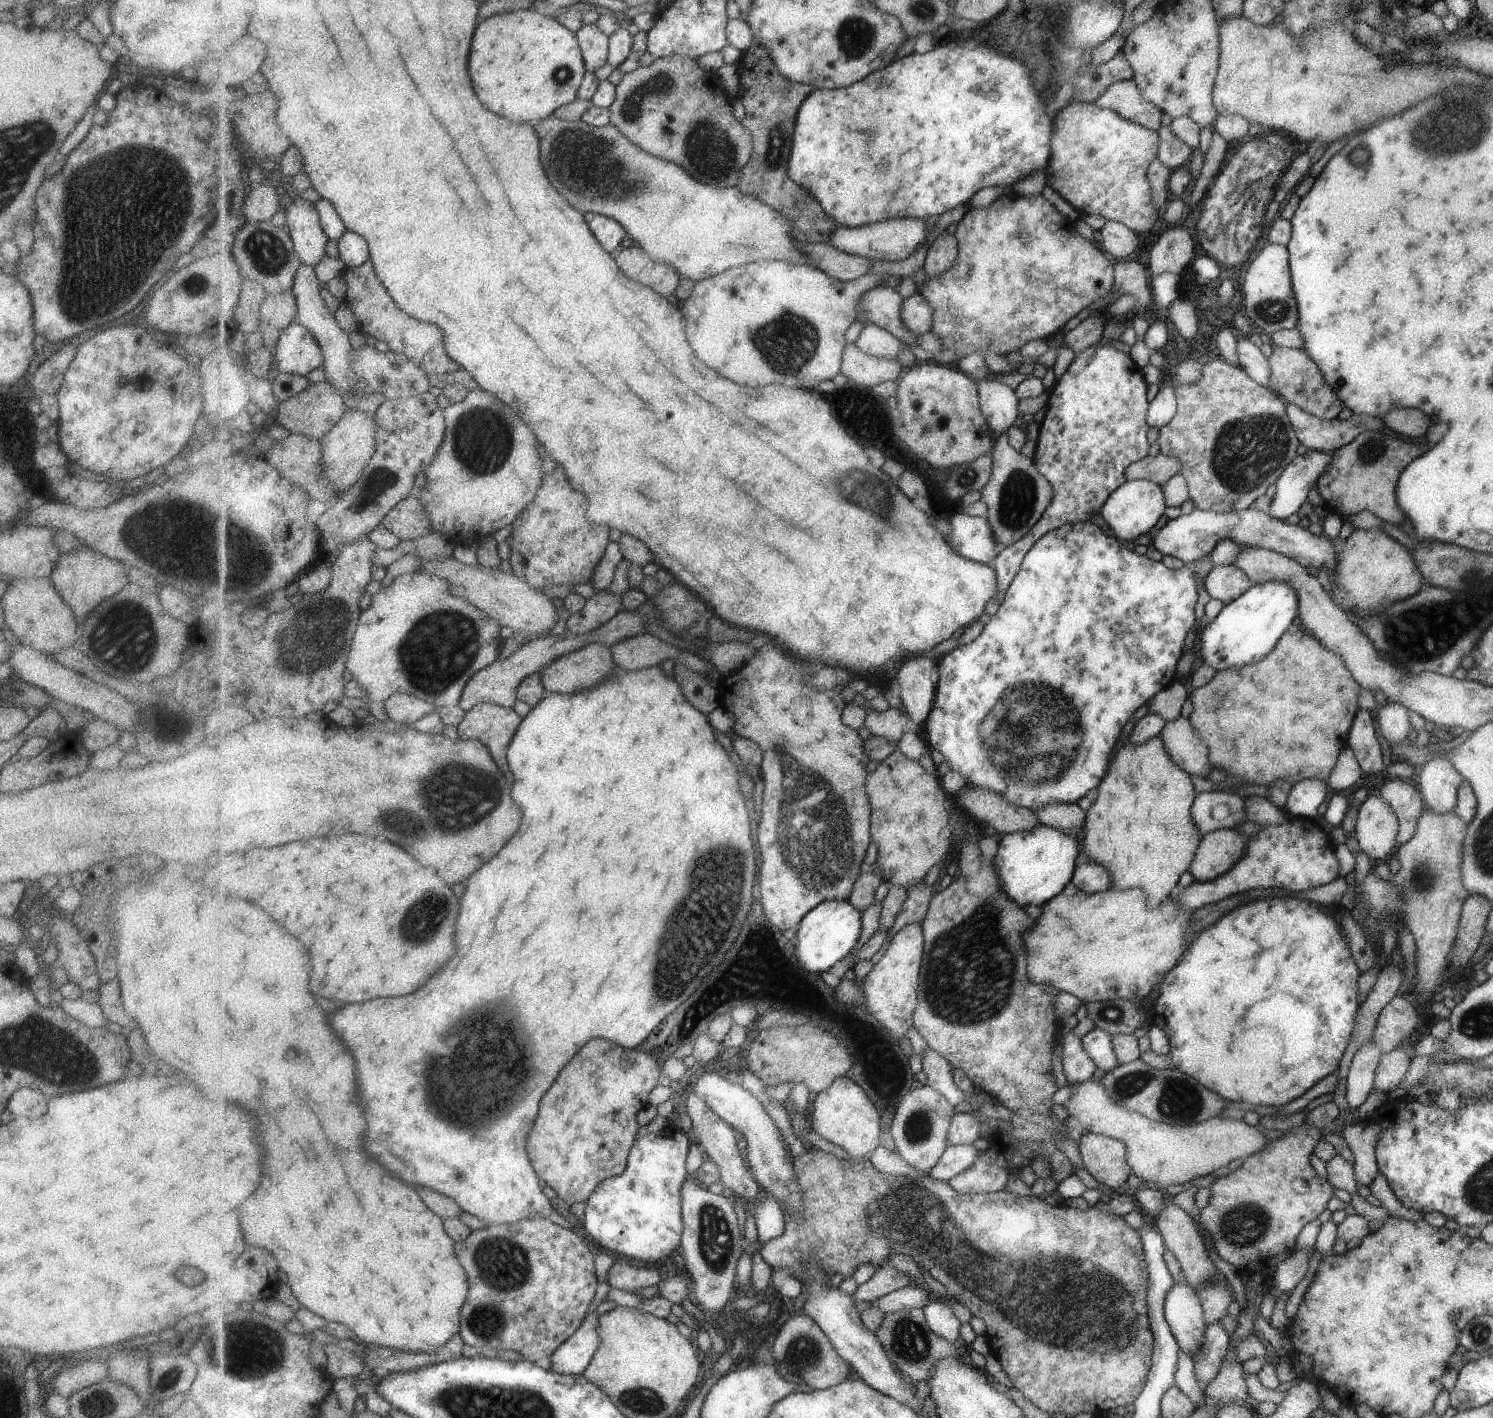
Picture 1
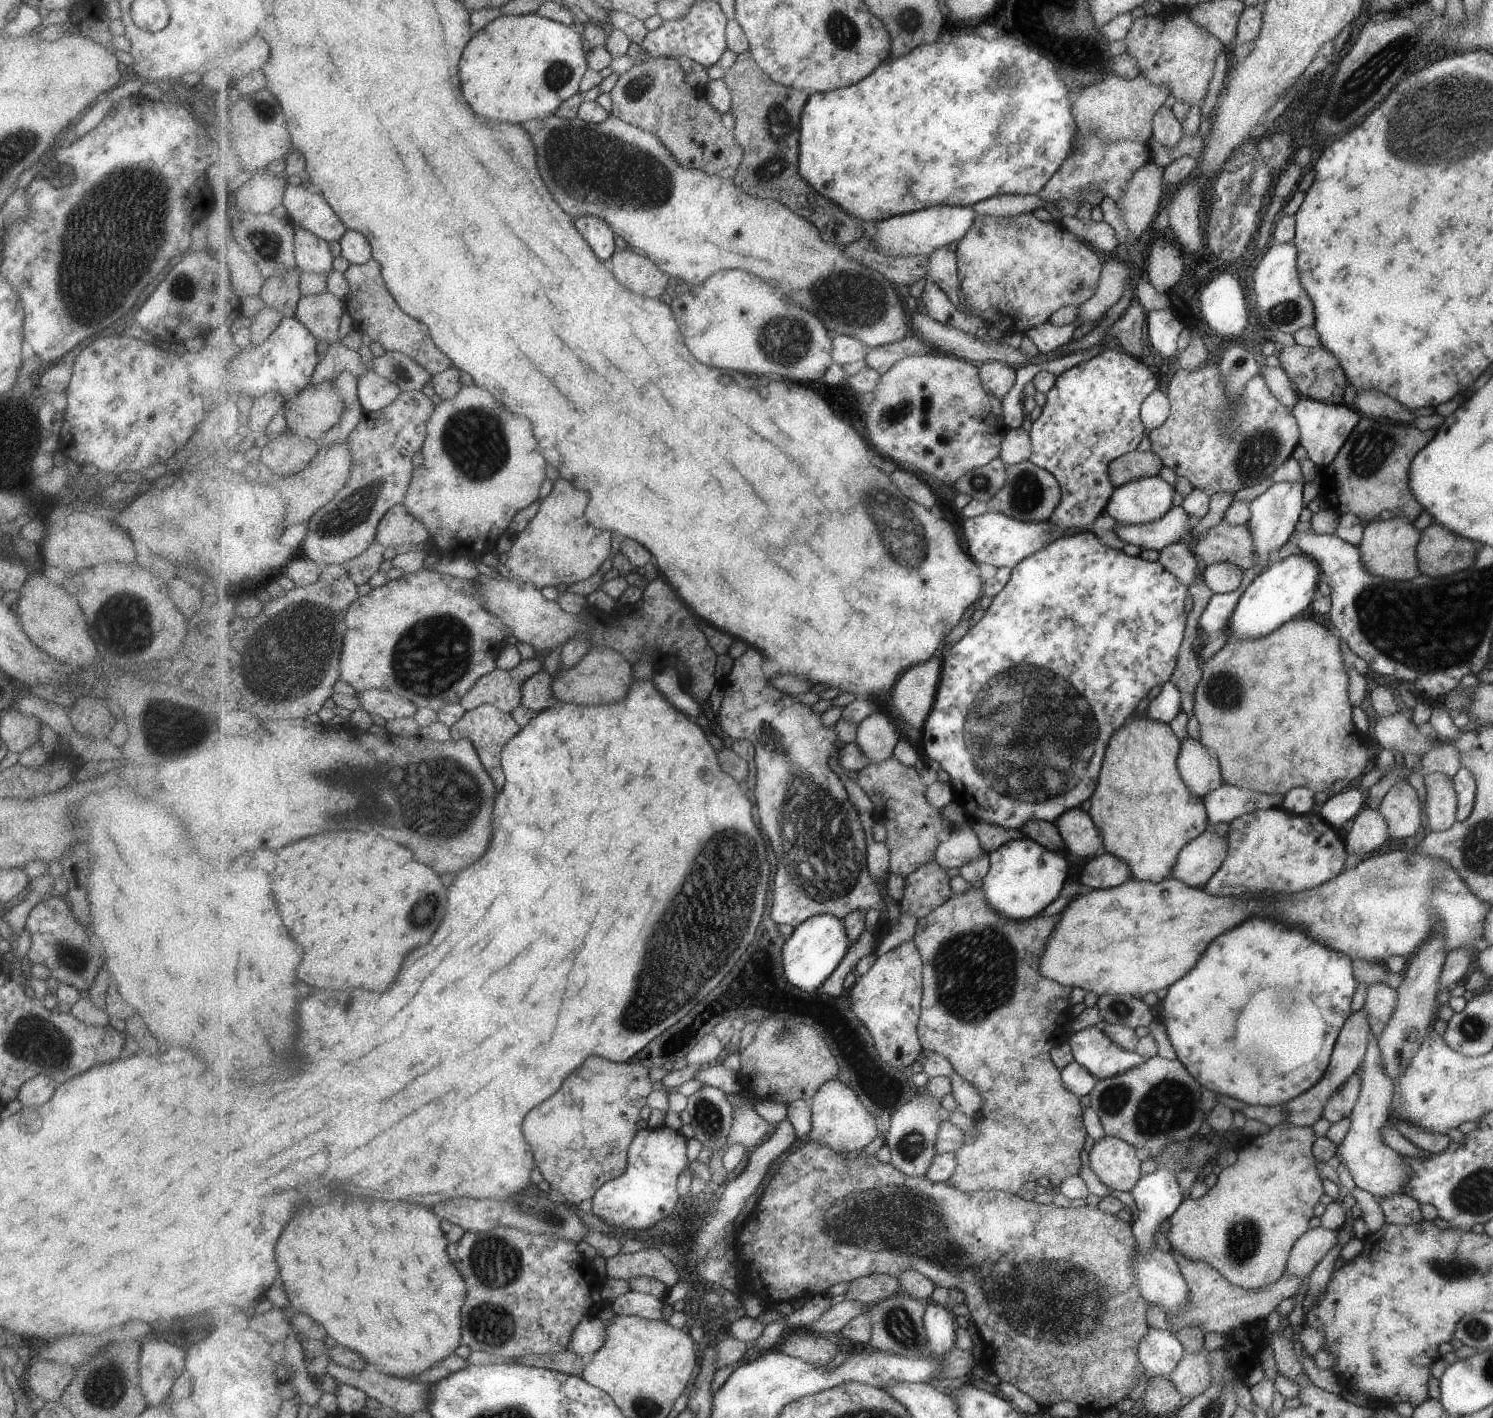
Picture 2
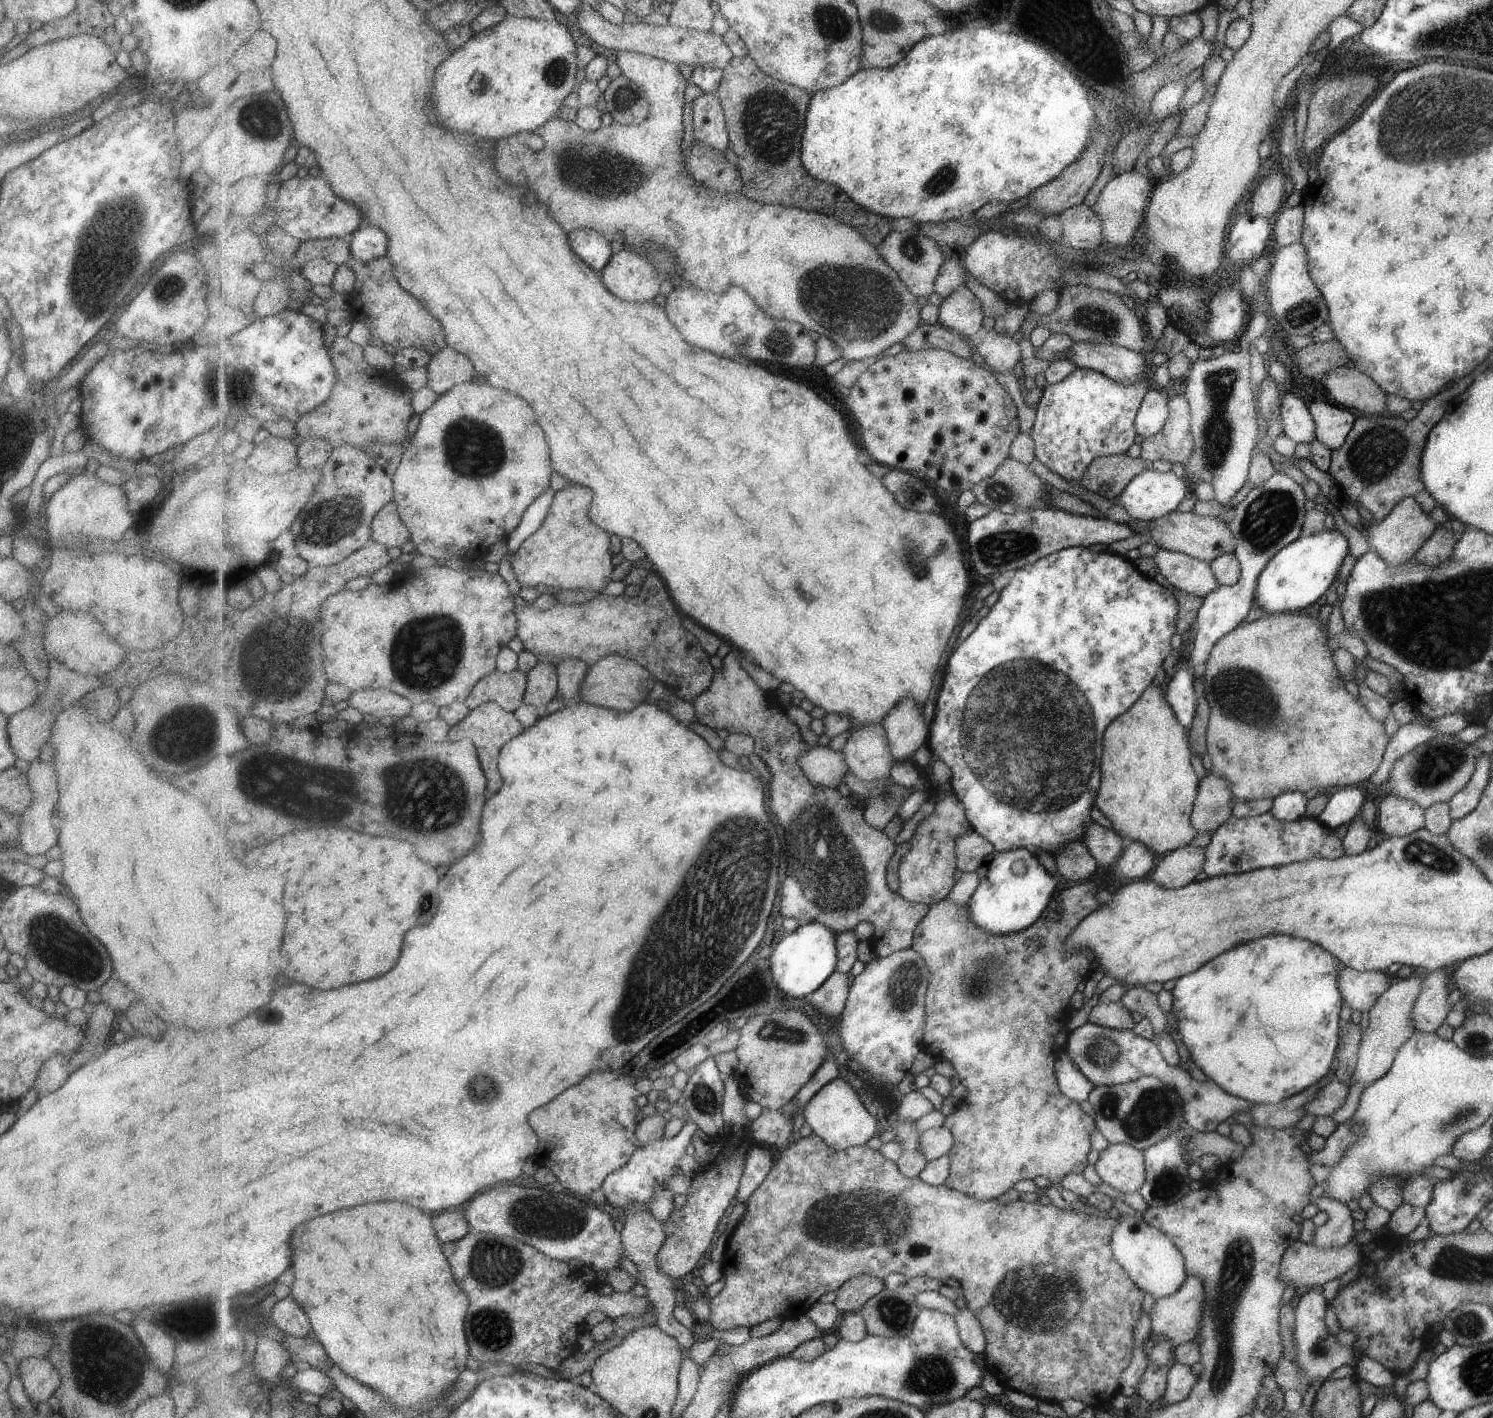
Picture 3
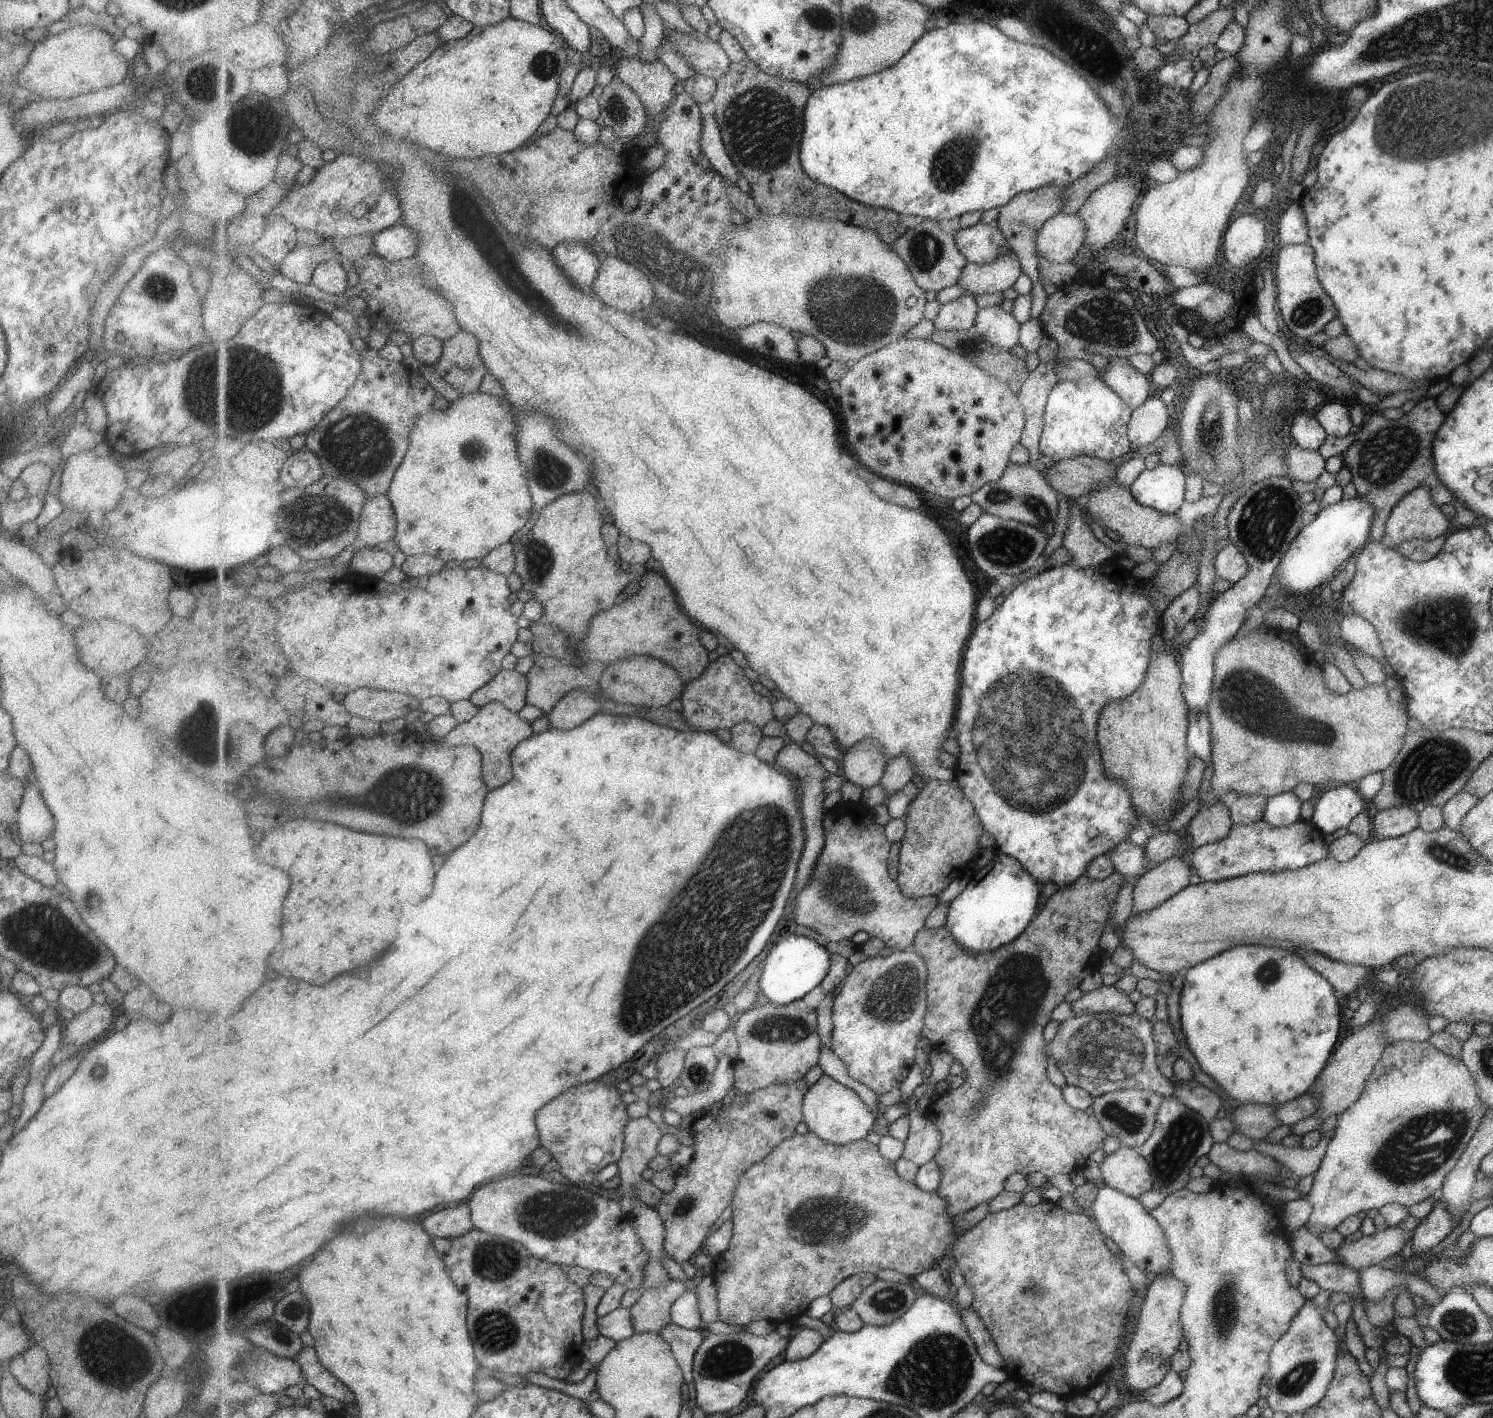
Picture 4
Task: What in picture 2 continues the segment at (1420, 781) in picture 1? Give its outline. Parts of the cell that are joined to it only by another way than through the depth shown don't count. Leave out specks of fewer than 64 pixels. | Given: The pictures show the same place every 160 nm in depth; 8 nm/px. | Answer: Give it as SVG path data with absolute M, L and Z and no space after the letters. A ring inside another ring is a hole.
M1441 772L1426 775L1425 786L1425 820L1428 831L1447 830L1454 822L1456 796L1452 781Z

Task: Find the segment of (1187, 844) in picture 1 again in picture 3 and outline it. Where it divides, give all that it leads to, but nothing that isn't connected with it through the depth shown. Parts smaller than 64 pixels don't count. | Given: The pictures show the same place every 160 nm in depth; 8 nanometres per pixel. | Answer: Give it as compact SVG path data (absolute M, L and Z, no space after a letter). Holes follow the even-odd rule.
M1163 685L1145 691L1105 732L1101 786L1095 804L1111 822L1112 831L1126 842L1141 842L1153 848L1156 860L1186 846L1197 835L1191 817L1200 783L1191 767L1187 729L1165 702Z

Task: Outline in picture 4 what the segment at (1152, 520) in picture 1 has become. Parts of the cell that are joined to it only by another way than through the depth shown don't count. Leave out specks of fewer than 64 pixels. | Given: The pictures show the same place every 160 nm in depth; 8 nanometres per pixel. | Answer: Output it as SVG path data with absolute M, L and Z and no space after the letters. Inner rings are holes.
M1157 463L1155 468L1143 469L1141 474L1130 484L1129 490L1139 504L1152 508L1159 513L1173 515L1184 501L1185 479L1179 465Z

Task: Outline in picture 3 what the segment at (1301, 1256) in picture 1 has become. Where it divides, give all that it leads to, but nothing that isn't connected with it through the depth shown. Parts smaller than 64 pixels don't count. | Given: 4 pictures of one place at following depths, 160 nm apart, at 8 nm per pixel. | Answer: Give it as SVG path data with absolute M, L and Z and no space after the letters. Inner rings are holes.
M1326 1196L1315 1198L1313 1204L1319 1211L1324 1211L1328 1215L1328 1220L1325 1224L1314 1228L1311 1245L1319 1248L1329 1248L1329 1246L1341 1248L1343 1244L1352 1240L1354 1220L1346 1204L1329 1200Z

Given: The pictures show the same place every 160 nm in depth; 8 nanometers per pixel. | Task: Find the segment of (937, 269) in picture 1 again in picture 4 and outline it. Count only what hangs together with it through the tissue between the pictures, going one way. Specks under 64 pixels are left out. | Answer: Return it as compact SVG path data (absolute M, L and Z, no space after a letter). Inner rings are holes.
M961 295L942 305L934 323L937 329L944 331L974 330L980 310L975 295Z

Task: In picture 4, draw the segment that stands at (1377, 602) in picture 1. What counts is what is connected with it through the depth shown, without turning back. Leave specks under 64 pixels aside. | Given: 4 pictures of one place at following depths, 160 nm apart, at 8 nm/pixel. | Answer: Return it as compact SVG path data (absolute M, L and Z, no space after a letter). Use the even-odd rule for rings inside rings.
M1419 486L1404 495L1396 506L1392 508L1391 514L1384 523L1384 531L1380 536L1379 542L1385 547L1395 550L1401 543L1411 539L1428 541L1436 536L1443 535L1448 526L1449 521L1432 501L1431 492L1429 492L1427 487Z

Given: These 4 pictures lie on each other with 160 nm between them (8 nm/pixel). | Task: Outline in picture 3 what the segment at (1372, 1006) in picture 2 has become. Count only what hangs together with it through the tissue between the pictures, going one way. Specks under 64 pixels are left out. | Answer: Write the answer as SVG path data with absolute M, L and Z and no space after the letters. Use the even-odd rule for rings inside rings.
M1344 967L1337 976L1337 988L1351 1010L1367 1012L1375 1000L1389 987L1383 971L1355 971Z

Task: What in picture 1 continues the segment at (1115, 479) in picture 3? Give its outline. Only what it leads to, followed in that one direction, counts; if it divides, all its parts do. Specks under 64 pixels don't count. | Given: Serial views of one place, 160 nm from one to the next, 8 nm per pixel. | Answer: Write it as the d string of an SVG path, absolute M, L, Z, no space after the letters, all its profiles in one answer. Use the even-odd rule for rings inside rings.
M1160 452L1155 456L1144 456L1143 459L1131 464L1125 470L1127 481L1143 479L1163 486L1167 480L1180 474L1181 463L1173 457L1162 455Z

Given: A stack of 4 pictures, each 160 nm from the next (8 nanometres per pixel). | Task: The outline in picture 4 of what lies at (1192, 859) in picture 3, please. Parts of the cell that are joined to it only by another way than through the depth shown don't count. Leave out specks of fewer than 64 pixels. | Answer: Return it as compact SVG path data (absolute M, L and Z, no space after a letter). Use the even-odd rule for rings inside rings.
M1169 857L1142 874L1132 889L1131 915L1139 916L1160 905L1189 884L1189 866L1179 858Z

